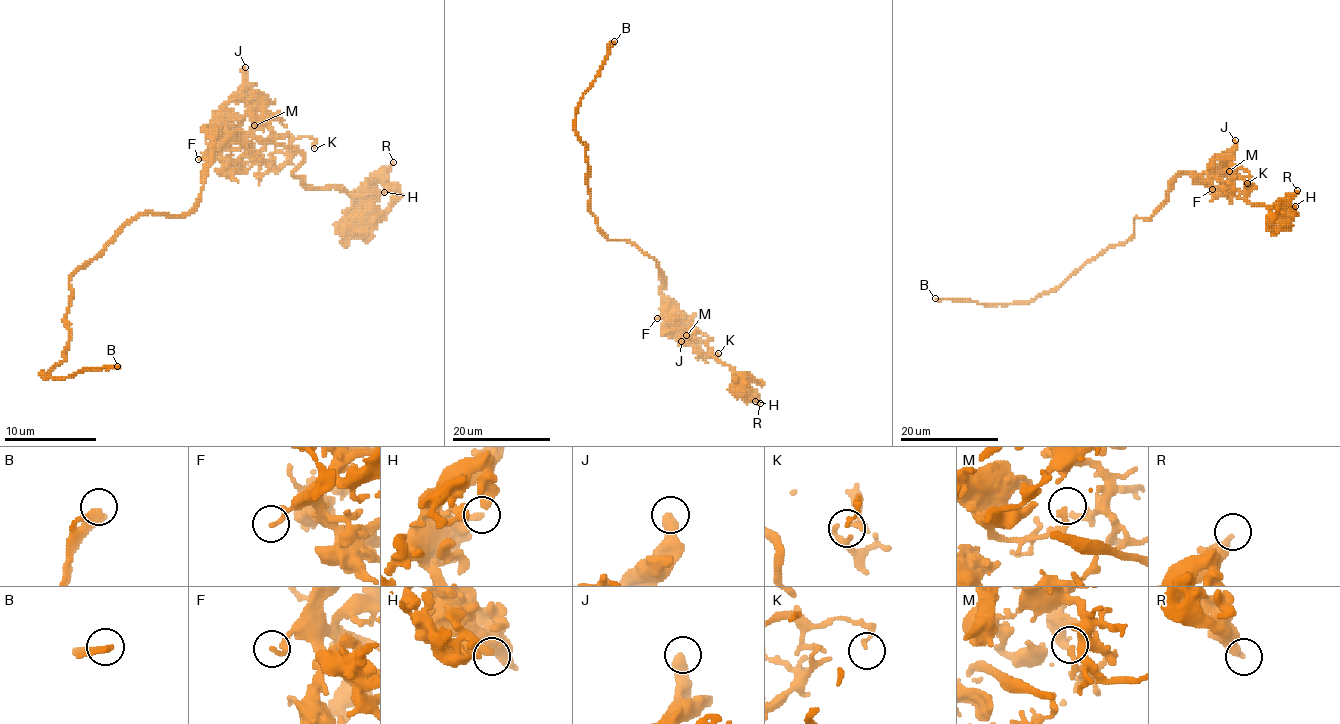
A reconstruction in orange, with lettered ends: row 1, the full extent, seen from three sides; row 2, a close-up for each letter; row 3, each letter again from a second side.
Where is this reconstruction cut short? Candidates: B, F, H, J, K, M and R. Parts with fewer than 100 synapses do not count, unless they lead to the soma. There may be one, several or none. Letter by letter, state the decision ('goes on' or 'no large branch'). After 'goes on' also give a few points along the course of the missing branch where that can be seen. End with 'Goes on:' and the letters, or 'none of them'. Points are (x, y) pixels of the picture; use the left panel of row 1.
B: goes on | (117, 366), (145, 345)
F: no large branch
H: no large branch
J: no large branch
K: no large branch
M: no large branch
R: no large branch
Goes on: B

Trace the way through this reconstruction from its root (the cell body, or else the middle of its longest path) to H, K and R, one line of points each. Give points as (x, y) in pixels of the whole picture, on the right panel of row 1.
H: (1148, 219), (1186, 172), (1202, 182), (1220, 178), (1237, 196), (1263, 204), (1273, 227), (1295, 206)
K: (1148, 219), (1165, 200), (1168, 187), (1186, 172), (1201, 177), (1229, 162), (1235, 177), (1250, 177), (1247, 183)
R: (1148, 219), (1186, 172), (1202, 182), (1220, 178), (1237, 196), (1263, 204), (1273, 227), (1297, 190)

